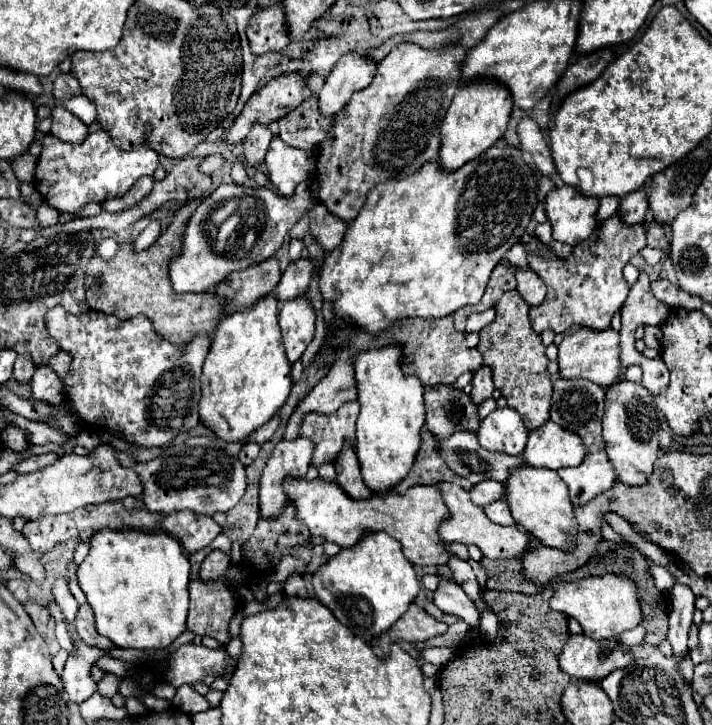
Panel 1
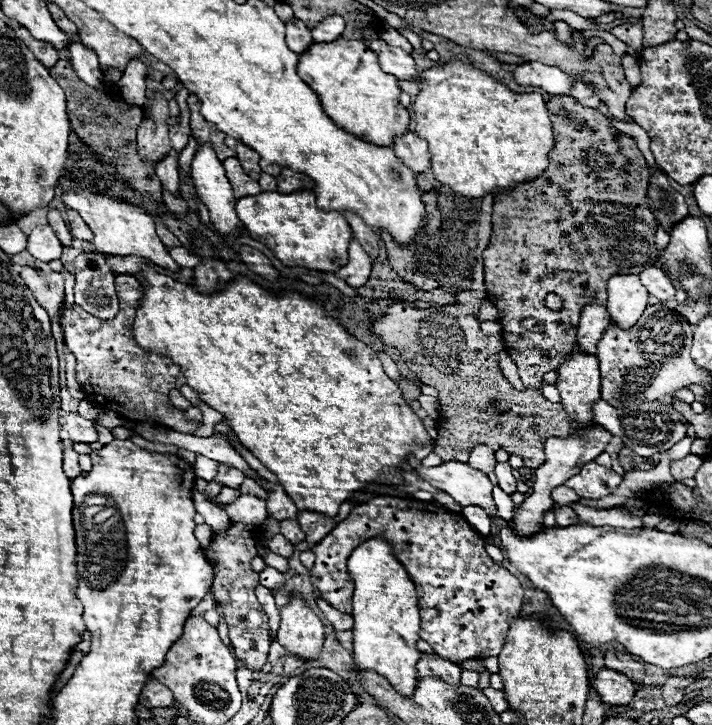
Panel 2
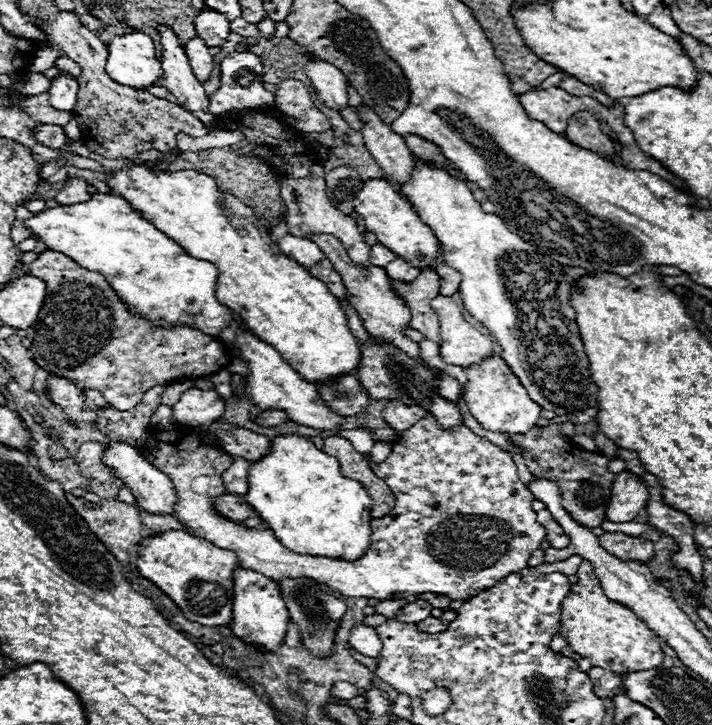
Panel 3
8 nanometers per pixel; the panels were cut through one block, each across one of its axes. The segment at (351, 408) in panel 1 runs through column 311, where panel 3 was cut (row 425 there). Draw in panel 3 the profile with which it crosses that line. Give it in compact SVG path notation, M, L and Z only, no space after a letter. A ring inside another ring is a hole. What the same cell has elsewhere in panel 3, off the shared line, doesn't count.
M426 416L426 420L420 420L402 436L404 438L394 444L392 454L382 464L376 464L376 468L372 466L374 474L382 478L390 488L394 488L396 506L384 518L374 518L370 522L370 548L366 556L356 562L294 554L276 540L272 530L248 530L228 518L218 516L212 502L216 496L226 494L222 472L234 458L216 446L204 446L194 430L176 428L174 432L156 432L156 436L150 436L150 440L146 440L142 452L144 456L150 456L148 460L158 470L170 476L178 494L174 516L184 522L192 534L202 536L224 550L236 552L244 568L262 572L264 576L274 580L286 576L306 576L314 578L316 582L328 584L332 590L338 590L344 596L362 596L376 600L400 600L426 592L446 596L450 600L468 600L478 592L492 588L502 578L526 568L530 556L540 550L542 540L546 540L546 530L536 522L536 512L530 508L534 496L528 492L526 484L520 482L512 456L496 444L476 436L466 426L442 430L434 416Z

